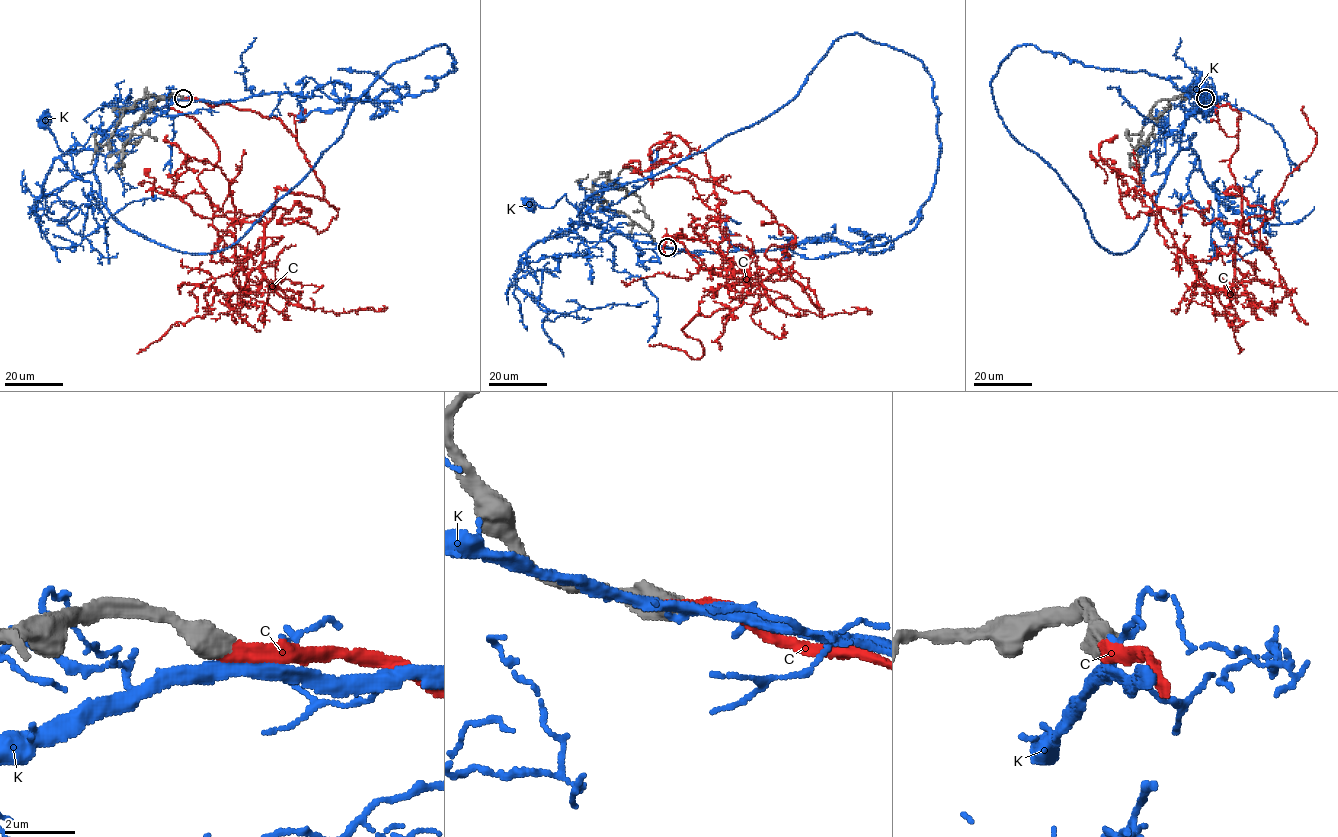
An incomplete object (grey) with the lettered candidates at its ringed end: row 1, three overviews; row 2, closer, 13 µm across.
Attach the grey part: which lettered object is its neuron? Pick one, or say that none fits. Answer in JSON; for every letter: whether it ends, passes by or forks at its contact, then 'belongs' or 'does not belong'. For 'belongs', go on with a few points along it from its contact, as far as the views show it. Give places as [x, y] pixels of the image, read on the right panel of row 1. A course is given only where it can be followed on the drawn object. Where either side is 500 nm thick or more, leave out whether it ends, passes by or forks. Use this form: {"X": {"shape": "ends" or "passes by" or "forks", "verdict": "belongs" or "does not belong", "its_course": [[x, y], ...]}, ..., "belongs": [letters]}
{"C": {"verdict": "belongs", "its_course": [[1205, 97], [1241, 115], [1230, 171], [1273, 211], [1258, 228], [1184, 205], [1130, 218], [1099, 156], [1118, 136]]}, "K": {"verdict": "does not belong"}, "belongs": ["C"]}

